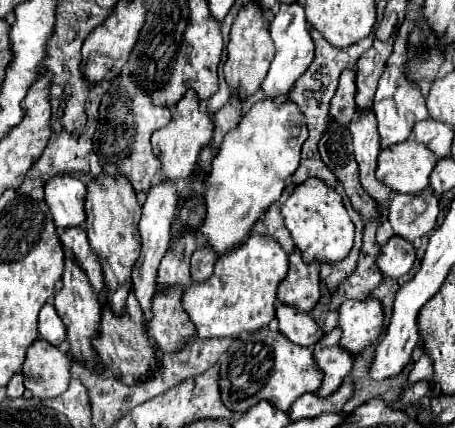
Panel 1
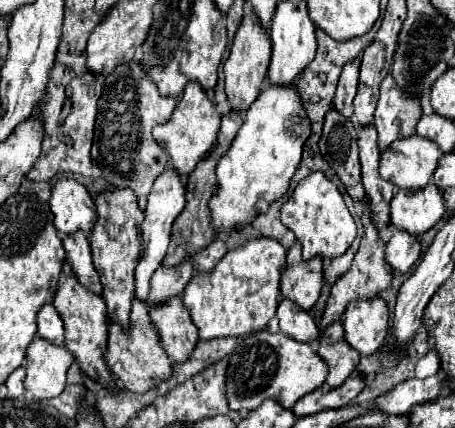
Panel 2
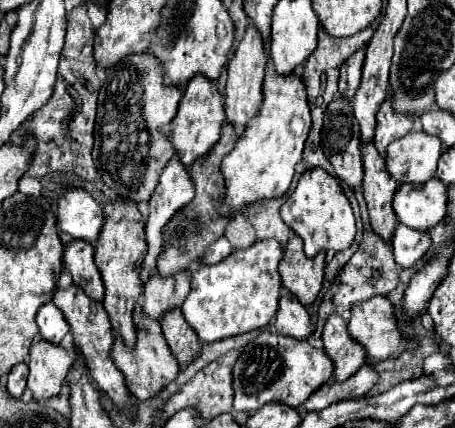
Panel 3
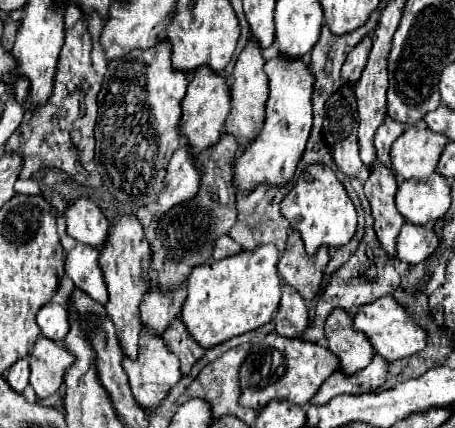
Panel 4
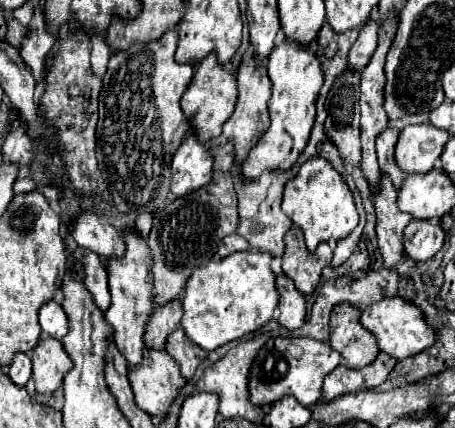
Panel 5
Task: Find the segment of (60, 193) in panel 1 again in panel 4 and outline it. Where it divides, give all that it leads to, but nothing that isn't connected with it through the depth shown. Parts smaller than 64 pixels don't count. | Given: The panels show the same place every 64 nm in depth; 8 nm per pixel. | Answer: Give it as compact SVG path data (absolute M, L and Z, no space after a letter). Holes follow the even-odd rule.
M80 198L80 200L68 202L64 218L66 218L66 232L72 238L96 250L104 246L110 222L92 200Z

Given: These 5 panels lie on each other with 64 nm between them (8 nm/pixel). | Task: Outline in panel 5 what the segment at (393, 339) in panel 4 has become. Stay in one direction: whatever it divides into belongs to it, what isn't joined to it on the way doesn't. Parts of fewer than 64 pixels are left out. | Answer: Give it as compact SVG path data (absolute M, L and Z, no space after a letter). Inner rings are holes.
M400 296L380 300L364 308L360 314L360 324L374 334L378 348L396 360L420 354L424 348L428 348L428 344L432 344L432 326L426 324L424 314L420 312L420 308L402 300Z

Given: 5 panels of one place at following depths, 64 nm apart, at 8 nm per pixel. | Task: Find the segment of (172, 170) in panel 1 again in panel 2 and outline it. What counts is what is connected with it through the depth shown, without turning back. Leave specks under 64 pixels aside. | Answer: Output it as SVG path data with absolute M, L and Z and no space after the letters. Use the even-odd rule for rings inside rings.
M190 82L176 106L176 110L172 112L172 118L162 124L156 126L152 130L154 140L166 150L168 158L170 158L170 166L180 174L180 176L188 176L194 166L200 162L200 158L212 148L214 140L216 140L216 132L220 128L220 114L216 110L216 104L212 102L212 98L198 88L200 84ZM172 168L164 170L158 176L158 180L154 182L152 192L148 194L148 206L144 210L144 222L140 226L142 240L144 240L144 254L134 270L134 282L136 282L136 298L144 304L148 302L148 294L150 294L150 278L156 272L156 268L162 264L162 258L166 256L168 242L170 242L170 228L172 228L172 222L176 220L176 216L182 212L184 200L186 200L186 186L182 184L182 178L178 178L172 172Z

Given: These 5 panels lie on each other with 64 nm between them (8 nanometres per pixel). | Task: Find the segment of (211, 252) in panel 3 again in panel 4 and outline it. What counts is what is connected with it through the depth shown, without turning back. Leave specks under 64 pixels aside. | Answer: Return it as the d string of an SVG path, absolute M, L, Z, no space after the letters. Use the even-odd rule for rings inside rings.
M220 236L220 238L216 240L216 244L214 244L212 256L214 256L214 260L222 260L222 258L228 258L228 256L240 252L240 250L242 250L242 248L240 248L230 236Z

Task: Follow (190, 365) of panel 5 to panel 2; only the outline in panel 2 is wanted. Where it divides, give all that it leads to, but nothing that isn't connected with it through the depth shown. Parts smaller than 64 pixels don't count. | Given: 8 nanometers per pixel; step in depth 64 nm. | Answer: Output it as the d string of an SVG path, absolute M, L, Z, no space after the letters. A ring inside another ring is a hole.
M180 296L168 298L162 304L150 308L150 320L158 332L162 348L172 362L180 364L180 360L186 360L192 354L198 332Z

